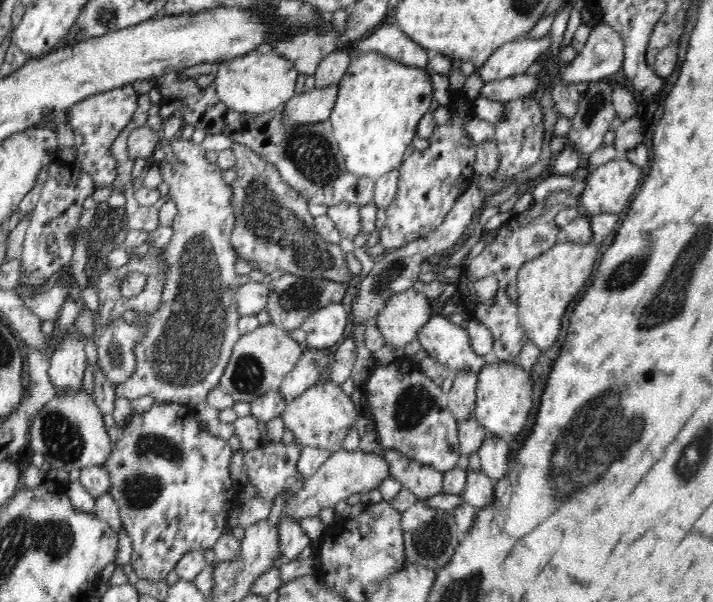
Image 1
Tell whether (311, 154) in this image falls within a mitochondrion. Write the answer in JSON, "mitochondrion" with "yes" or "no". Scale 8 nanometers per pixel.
{"mitochondrion":"yes"}

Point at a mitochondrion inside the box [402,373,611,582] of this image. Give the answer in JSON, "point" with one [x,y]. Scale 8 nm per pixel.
{"point":[432,540]}

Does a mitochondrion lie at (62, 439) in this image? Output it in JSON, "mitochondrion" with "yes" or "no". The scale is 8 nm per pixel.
{"mitochondrion":"yes"}

